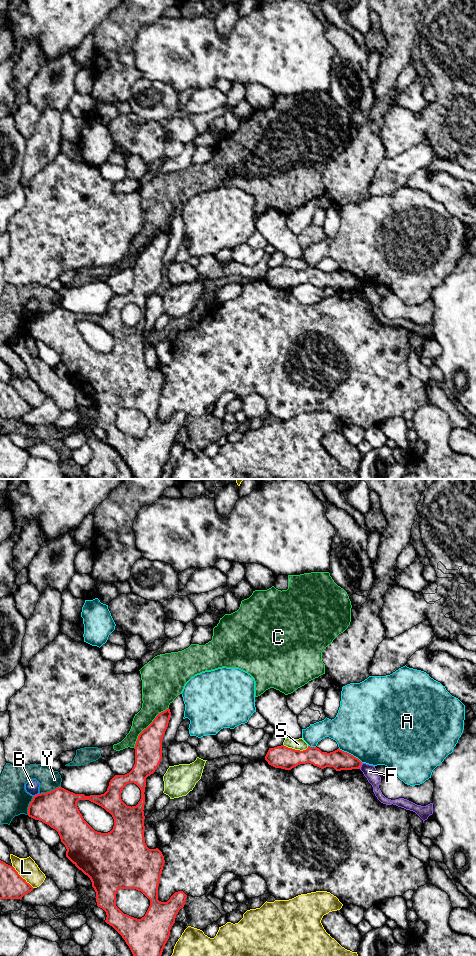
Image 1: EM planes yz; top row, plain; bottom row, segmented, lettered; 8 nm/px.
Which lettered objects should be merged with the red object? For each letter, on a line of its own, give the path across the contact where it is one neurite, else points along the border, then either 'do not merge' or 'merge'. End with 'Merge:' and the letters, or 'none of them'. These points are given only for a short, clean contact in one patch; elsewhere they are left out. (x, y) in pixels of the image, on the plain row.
A: do not merge
B: do not merge
C: do not merge
F: border along yz (362, 283), (359, 288); do not merge
L: do not merge
S: do not merge
Y: do not merge
Merge: none of them

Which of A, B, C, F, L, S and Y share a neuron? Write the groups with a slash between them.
A / B / C Y / F / L / S

